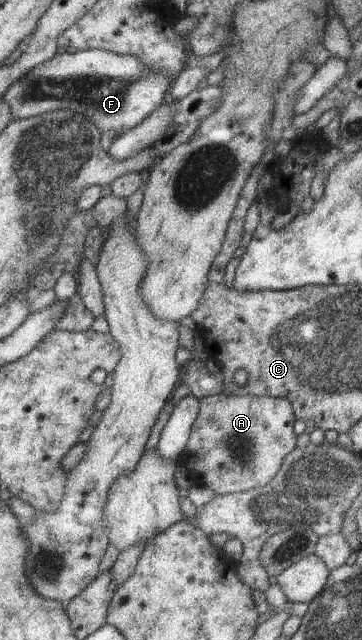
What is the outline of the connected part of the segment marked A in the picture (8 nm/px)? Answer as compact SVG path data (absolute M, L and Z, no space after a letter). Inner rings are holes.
M216 394L198 400L197 415L185 447L184 462L188 462L190 476L211 488L216 495L232 494L265 485L280 469L284 458L296 448L295 422L292 405L284 398L272 396L226 396Z

